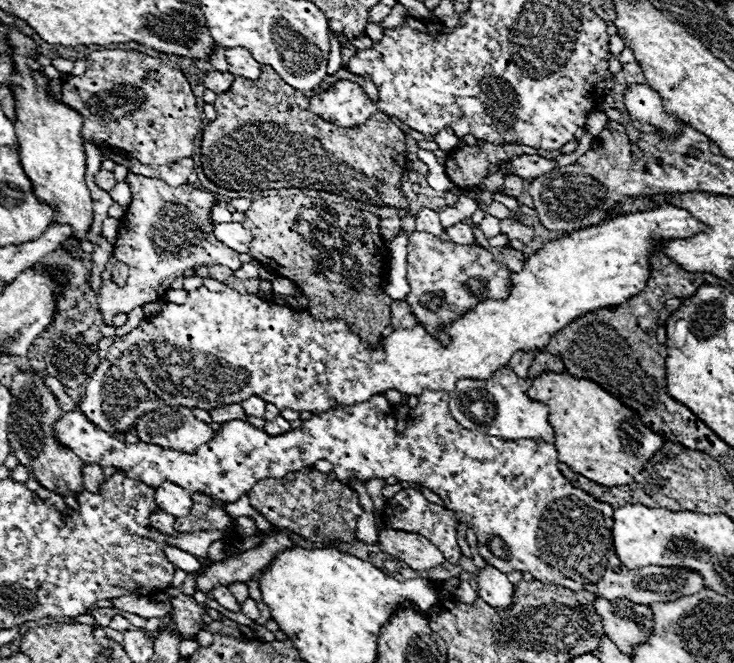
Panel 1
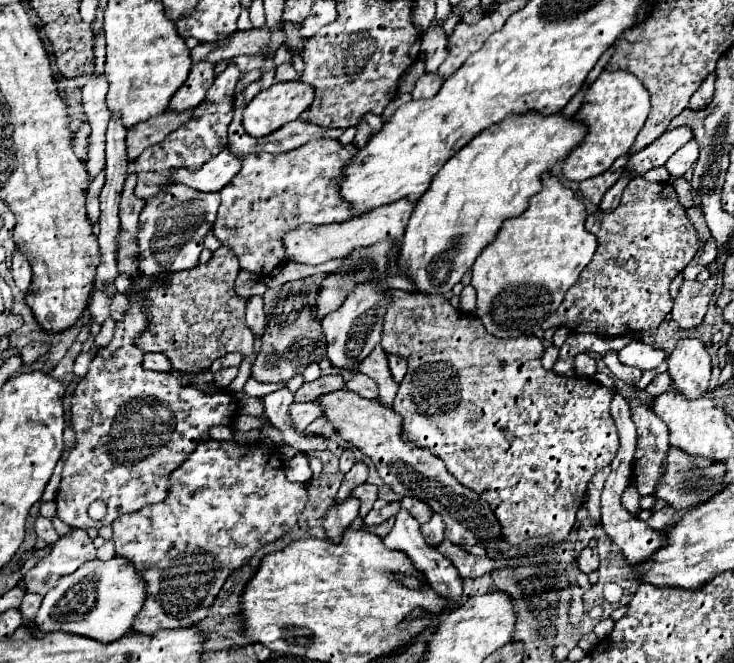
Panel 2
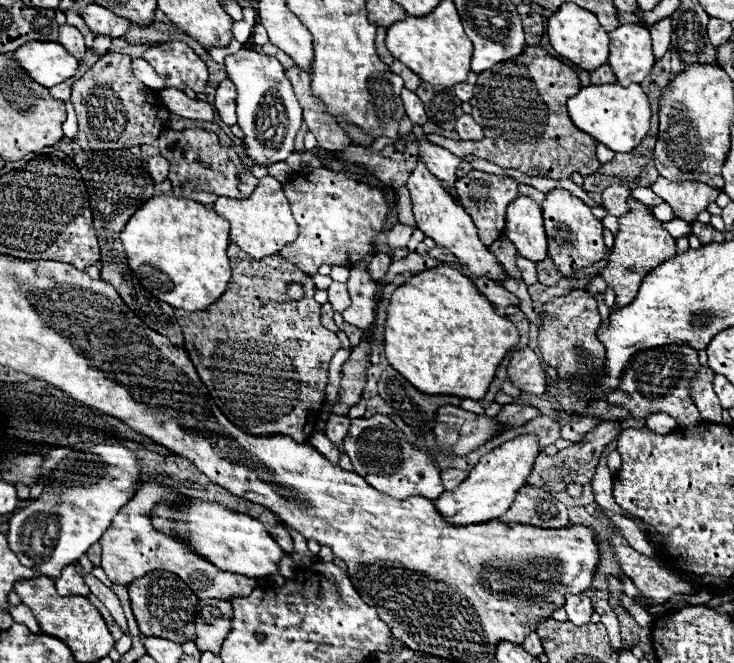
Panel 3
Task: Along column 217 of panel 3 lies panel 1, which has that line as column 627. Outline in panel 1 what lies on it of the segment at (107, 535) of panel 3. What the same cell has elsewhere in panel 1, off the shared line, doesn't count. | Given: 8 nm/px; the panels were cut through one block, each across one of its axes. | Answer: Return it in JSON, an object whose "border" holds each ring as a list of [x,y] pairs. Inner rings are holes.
{"border":[[[424,390],[418,396],[418,406],[410,410],[408,426],[404,432],[396,432],[396,420],[392,414],[392,406],[386,396],[372,396],[368,402],[326,410],[324,414],[314,414],[304,422],[302,428],[292,430],[280,436],[268,436],[264,430],[254,428],[248,422],[232,420],[222,424],[222,428],[214,434],[214,438],[200,446],[196,454],[172,452],[170,448],[162,448],[156,444],[126,444],[118,438],[96,428],[82,412],[64,412],[58,422],[54,422],[54,438],[60,446],[70,448],[82,458],[84,464],[100,464],[100,466],[116,466],[124,470],[130,478],[140,480],[148,486],[158,488],[164,480],[172,480],[178,486],[186,488],[190,494],[206,492],[226,504],[240,498],[240,494],[250,492],[250,488],[262,478],[284,478],[288,472],[298,472],[302,468],[312,466],[316,460],[328,460],[334,466],[336,478],[344,484],[358,480],[366,484],[372,478],[398,478],[406,482],[418,482],[424,488],[436,492],[446,508],[458,512],[460,522],[468,522],[478,536],[478,552],[496,570],[504,570],[510,574],[514,570],[530,572],[540,582],[552,582],[556,586],[568,586],[570,590],[588,590],[602,598],[628,598],[636,604],[650,606],[652,602],[668,602],[688,594],[696,594],[696,590],[704,588],[704,580],[684,568],[664,568],[664,566],[646,566],[638,570],[626,568],[614,550],[612,526],[614,526],[614,508],[606,502],[596,500],[592,494],[574,488],[558,468],[558,452],[554,444],[542,440],[502,440],[484,434],[476,434],[464,426],[460,426],[448,410],[448,392],[442,390]],[[490,534],[502,536],[502,540],[510,546],[508,560],[498,560],[486,548],[486,538]]]}

